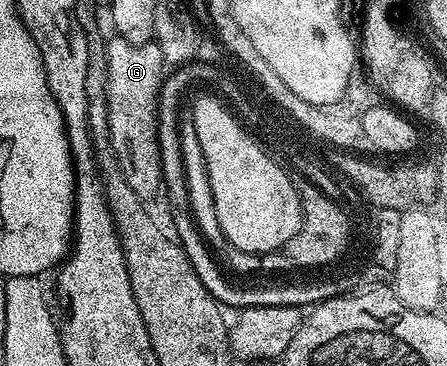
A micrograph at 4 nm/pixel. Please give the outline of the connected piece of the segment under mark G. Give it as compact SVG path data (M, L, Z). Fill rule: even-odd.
M116 34L108 37L105 56L109 59L107 66L107 98L109 99L109 129L113 139L113 149L117 152L117 161L137 195L142 198L160 193L163 188L161 179L161 151L157 141L157 110L161 99L161 85L167 79L167 65L159 46L155 42L136 44L127 42L127 38Z

